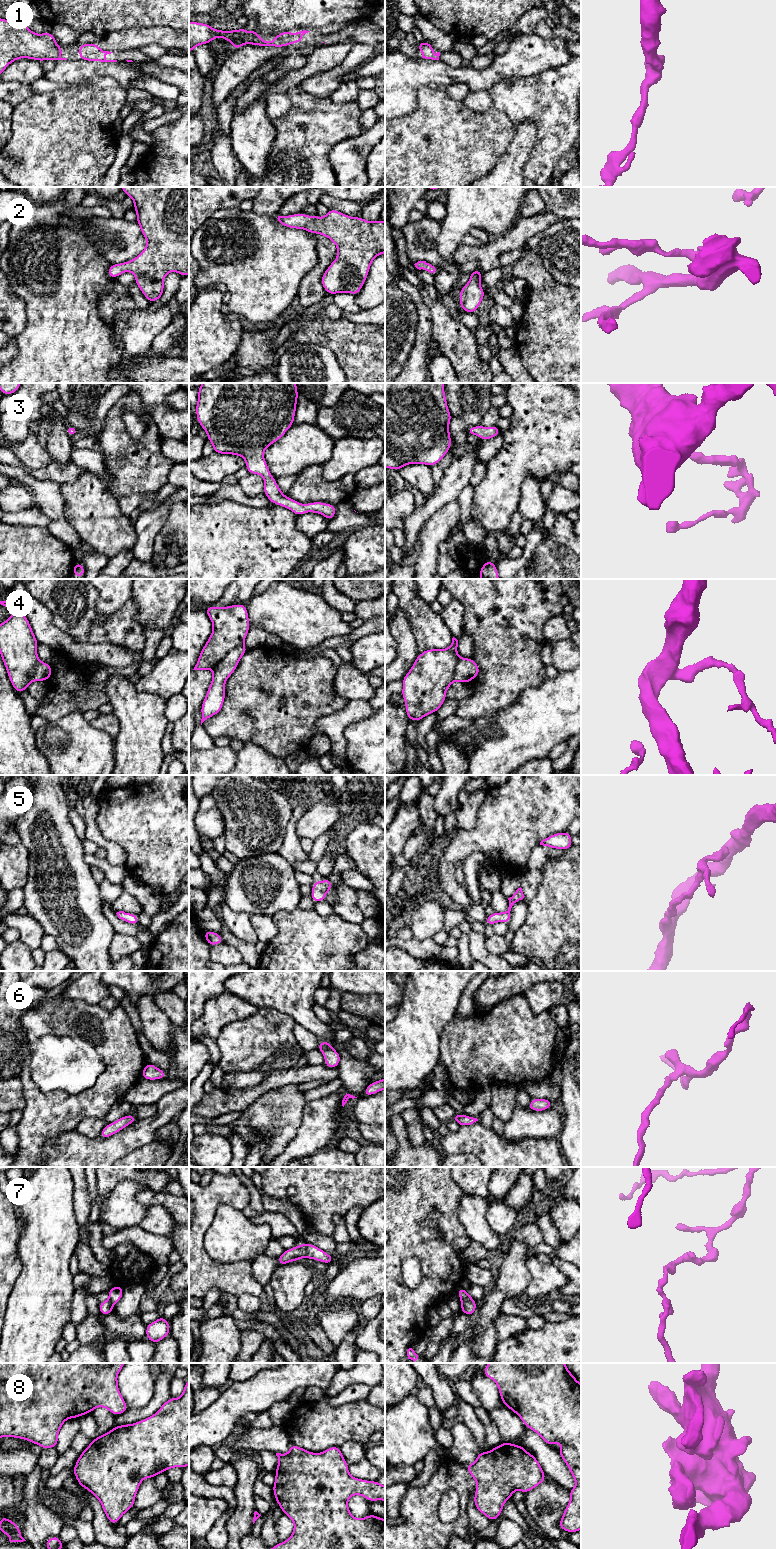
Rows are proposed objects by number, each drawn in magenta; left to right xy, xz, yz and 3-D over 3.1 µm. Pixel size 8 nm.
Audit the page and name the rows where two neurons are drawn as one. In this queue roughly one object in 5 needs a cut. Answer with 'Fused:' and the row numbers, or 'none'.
Fused: 7

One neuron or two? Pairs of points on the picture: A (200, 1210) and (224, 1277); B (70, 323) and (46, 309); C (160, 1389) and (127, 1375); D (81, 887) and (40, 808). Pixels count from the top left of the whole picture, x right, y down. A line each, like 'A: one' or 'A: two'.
A: one
B: one
C: two
D: one

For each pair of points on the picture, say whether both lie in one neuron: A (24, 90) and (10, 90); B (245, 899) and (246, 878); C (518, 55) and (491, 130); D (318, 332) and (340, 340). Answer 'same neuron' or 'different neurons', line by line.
A: same neuron
B: same neuron
C: different neurons
D: same neuron

